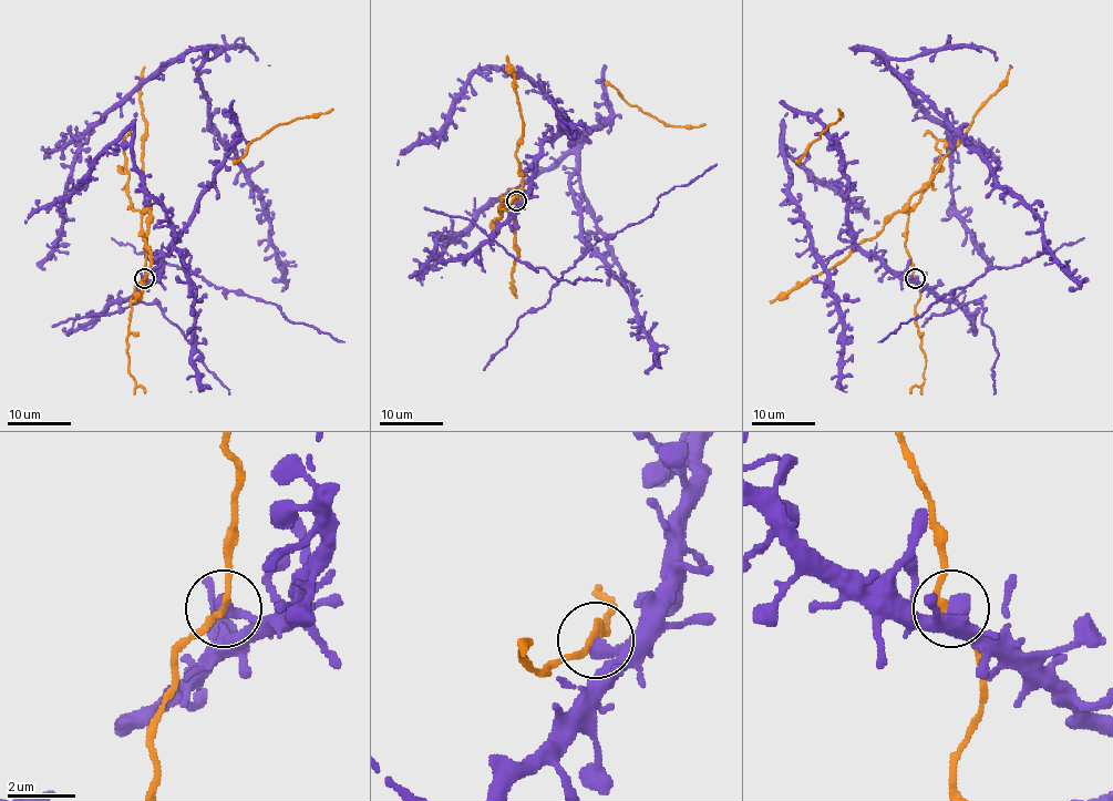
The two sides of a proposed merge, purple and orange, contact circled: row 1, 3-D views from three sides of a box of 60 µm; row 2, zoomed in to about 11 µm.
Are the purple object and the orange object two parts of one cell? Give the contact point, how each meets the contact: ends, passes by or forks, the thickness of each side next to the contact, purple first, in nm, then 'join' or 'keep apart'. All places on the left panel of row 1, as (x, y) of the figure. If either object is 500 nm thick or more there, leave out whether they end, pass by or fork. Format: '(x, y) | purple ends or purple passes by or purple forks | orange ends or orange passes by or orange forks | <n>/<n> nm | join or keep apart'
(144, 278) | purple ends | orange passes by | 440/190 nm | keep apart

